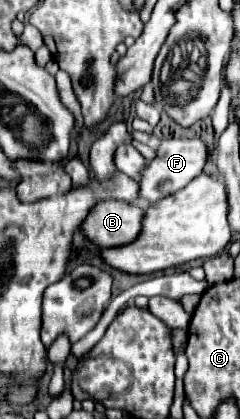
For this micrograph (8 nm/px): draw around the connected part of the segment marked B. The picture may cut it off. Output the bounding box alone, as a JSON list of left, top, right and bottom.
[80,200,144,248]

